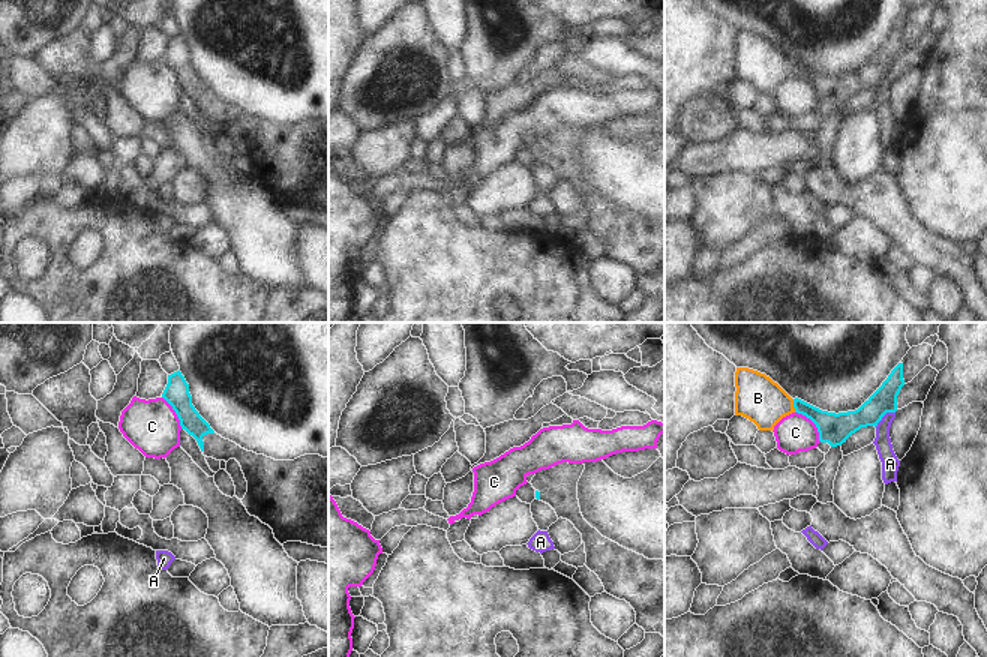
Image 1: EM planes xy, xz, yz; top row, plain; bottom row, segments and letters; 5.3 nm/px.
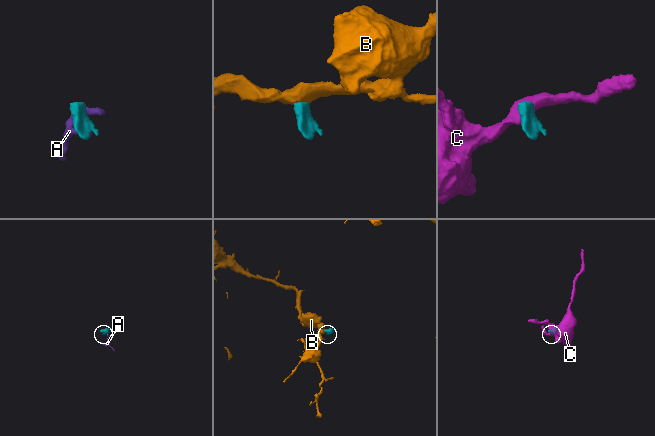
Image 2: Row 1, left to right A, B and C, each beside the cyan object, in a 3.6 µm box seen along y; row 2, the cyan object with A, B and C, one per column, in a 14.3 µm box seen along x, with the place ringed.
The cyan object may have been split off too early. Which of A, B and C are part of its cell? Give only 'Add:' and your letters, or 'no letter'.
Add: no letter

